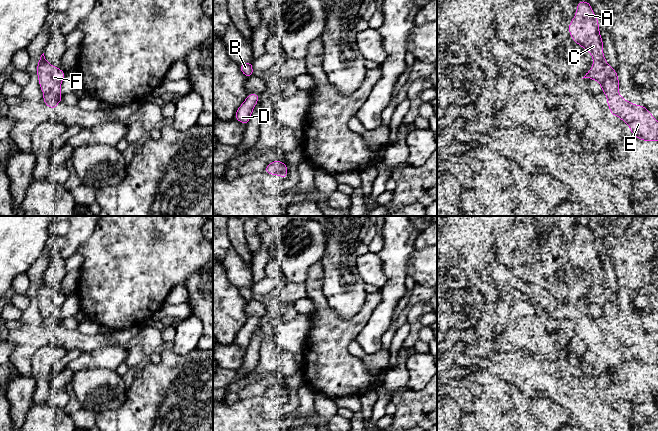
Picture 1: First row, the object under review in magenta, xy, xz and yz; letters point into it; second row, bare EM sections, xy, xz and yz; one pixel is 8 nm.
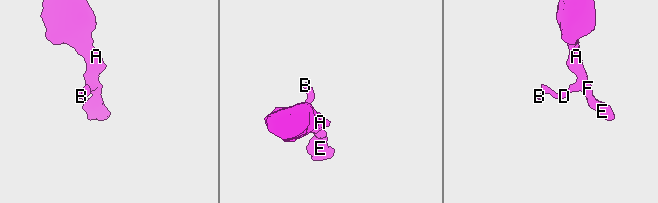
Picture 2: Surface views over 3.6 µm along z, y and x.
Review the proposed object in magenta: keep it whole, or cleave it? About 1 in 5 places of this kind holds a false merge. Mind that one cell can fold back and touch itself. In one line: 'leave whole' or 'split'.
leave whole

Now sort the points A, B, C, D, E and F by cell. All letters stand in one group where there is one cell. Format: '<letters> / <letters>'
A B C D E F

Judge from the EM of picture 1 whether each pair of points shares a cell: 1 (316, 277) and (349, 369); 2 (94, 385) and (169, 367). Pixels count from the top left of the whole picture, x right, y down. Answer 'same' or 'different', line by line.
1: same
2: different

